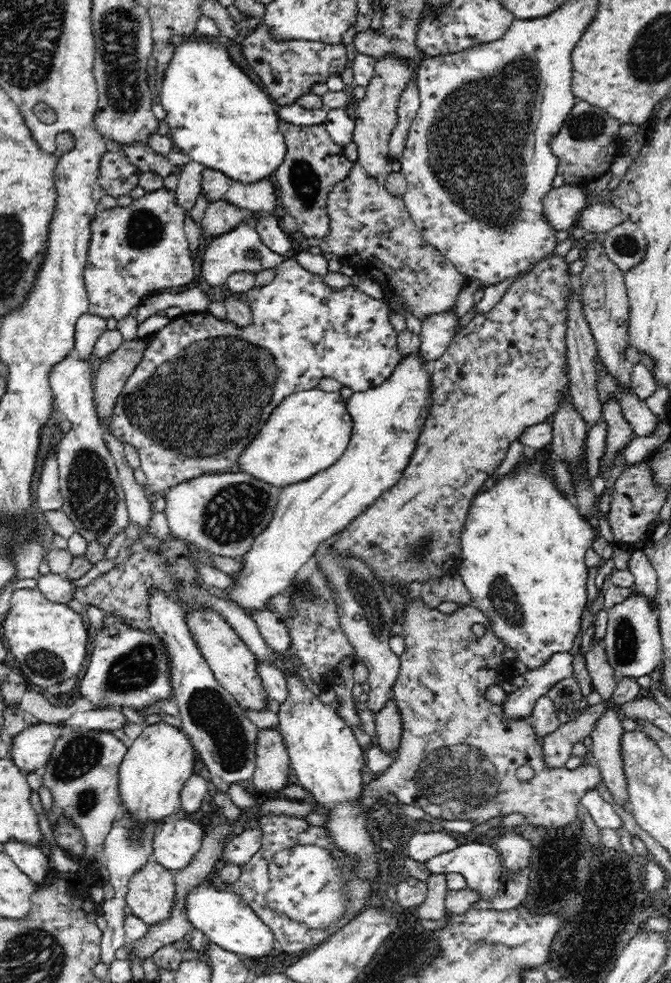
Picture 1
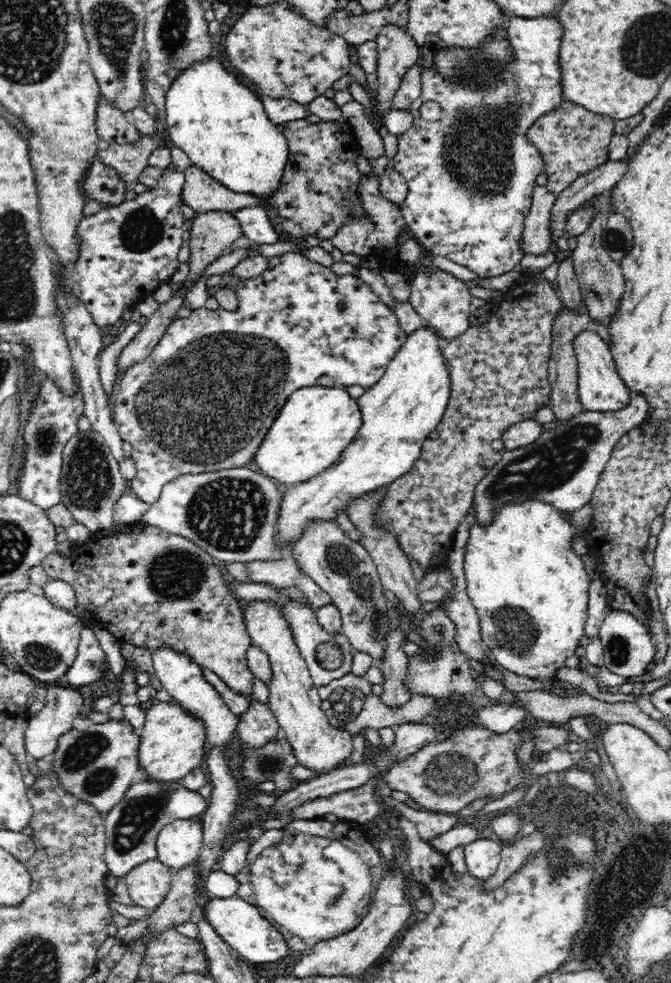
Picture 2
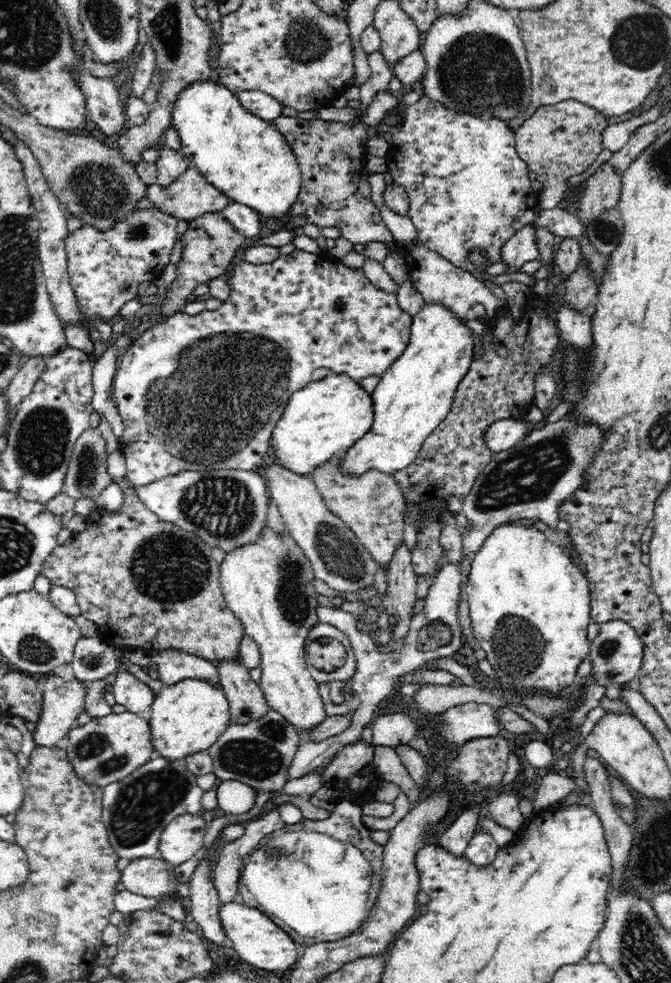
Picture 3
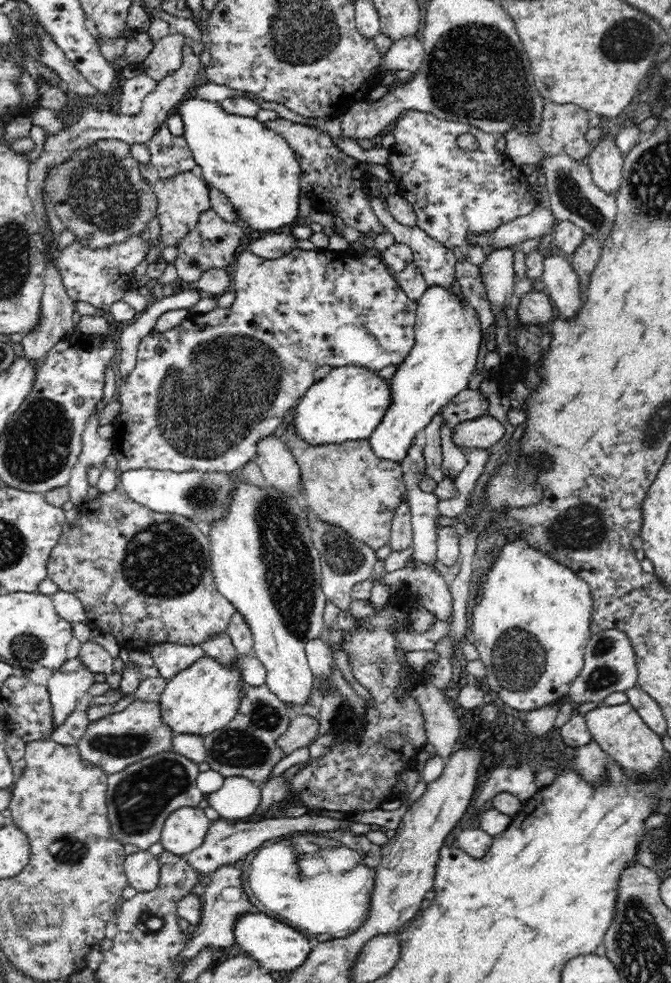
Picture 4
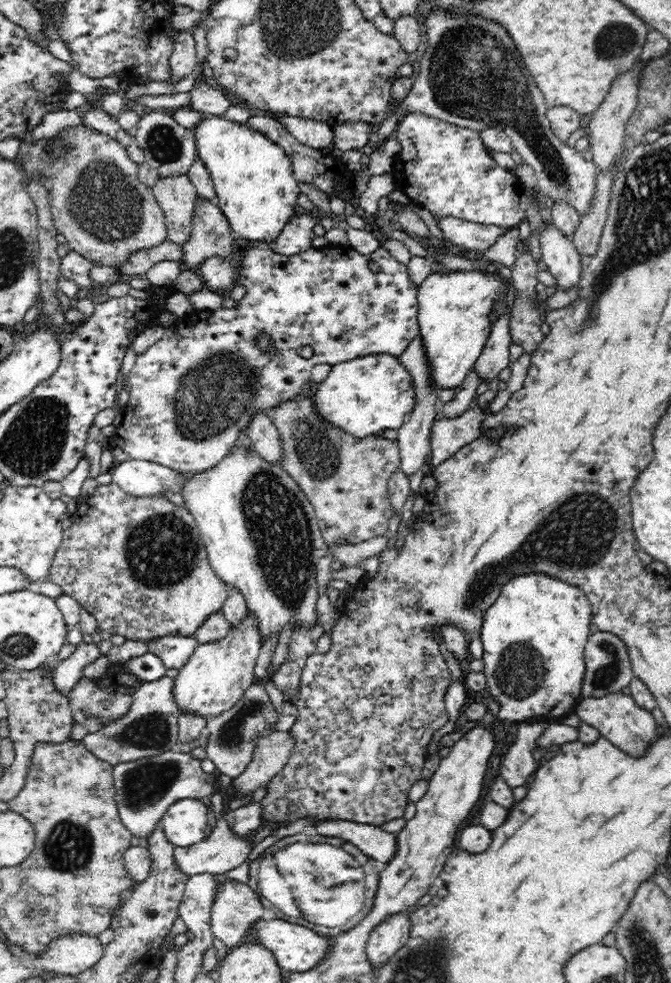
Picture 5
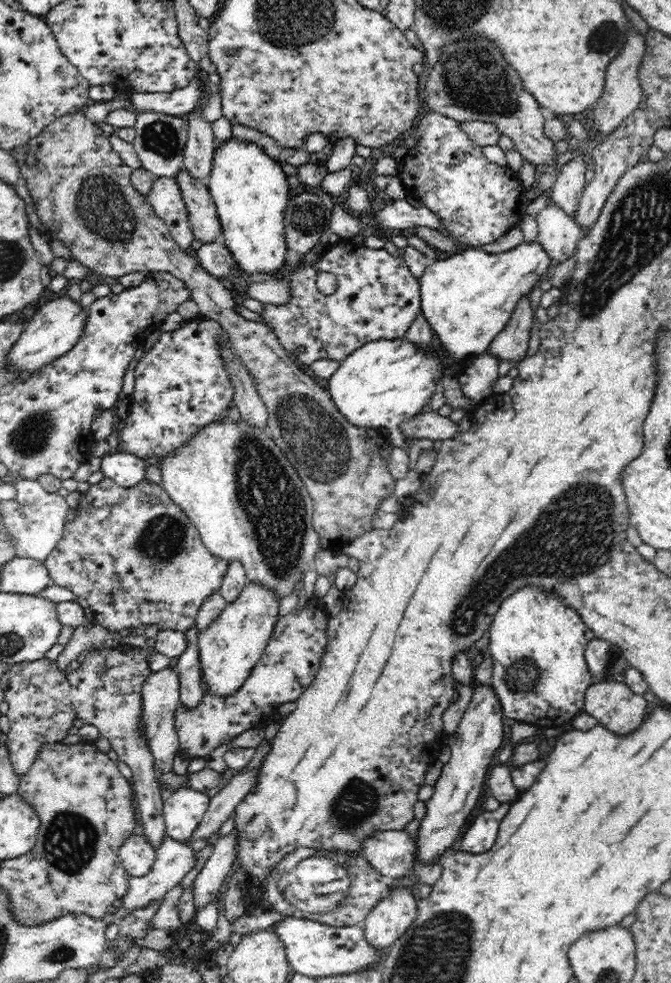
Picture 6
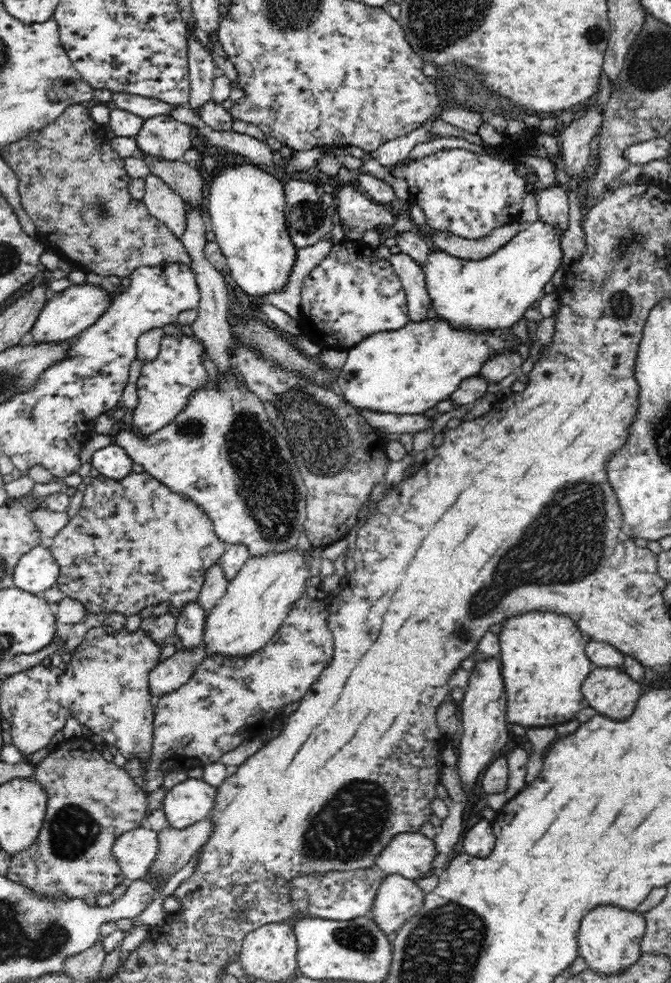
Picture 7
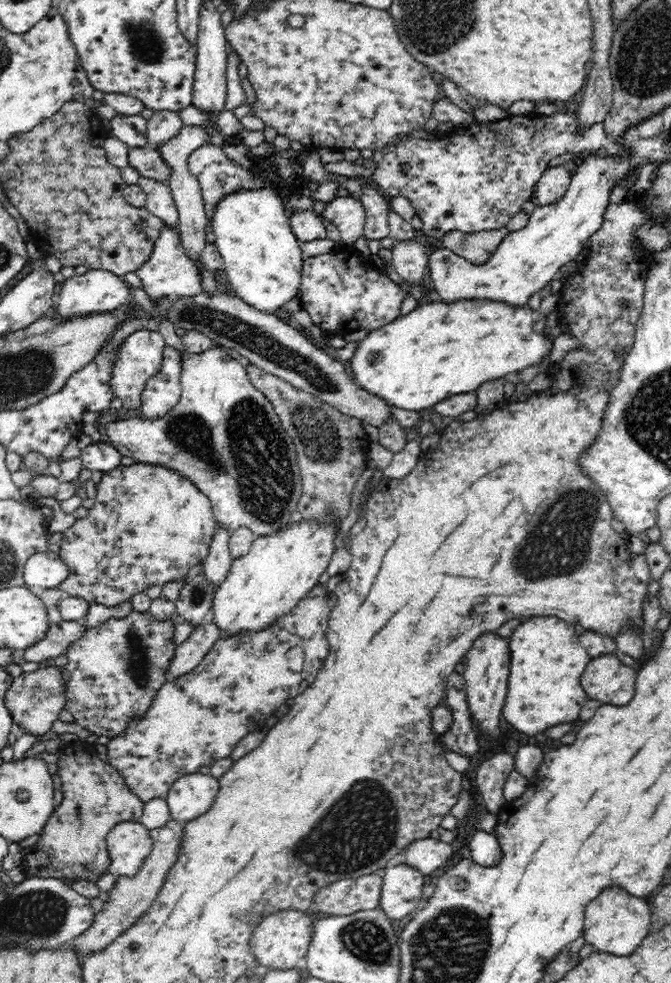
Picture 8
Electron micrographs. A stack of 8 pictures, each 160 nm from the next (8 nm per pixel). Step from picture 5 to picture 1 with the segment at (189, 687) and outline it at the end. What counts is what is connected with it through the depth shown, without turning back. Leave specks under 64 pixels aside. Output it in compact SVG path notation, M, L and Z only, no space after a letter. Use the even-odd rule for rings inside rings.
M166 722L143 727L142 733L127 748L126 754L118 769L120 802L125 812L131 814L137 822L165 822L168 818L182 816L180 792L186 780L194 774L196 754L191 740L184 731L172 727Z

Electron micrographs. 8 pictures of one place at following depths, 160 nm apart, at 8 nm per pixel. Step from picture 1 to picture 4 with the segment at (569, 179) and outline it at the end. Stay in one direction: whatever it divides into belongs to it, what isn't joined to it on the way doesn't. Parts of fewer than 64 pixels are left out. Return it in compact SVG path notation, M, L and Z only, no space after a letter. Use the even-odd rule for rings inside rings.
M550 101L544 103L542 120L539 122L537 131L533 133L519 133L514 129L509 129L505 133L506 145L505 153L513 163L517 165L530 164L536 168L538 183L546 183L546 177L542 173L542 158L554 156L554 154L566 154L574 160L584 160L592 152L593 142L586 139L586 132L590 128L591 114L586 109L577 104L566 103L556 104Z

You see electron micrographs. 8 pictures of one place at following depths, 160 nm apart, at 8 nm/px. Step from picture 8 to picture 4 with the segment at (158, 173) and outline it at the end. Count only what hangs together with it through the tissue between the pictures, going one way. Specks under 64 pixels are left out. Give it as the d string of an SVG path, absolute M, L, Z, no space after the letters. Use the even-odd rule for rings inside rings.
M212 209L202 212L197 219L196 226L177 244L178 254L174 262L178 278L182 282L191 284L200 280L200 276L210 270L210 268L222 268L229 265L229 262L235 259L234 254L240 246L242 234L242 225L224 220L217 212Z

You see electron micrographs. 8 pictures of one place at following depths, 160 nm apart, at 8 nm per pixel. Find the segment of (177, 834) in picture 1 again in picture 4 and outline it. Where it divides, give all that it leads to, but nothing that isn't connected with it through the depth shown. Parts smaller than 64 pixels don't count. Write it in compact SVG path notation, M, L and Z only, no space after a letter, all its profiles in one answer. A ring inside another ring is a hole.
M200 807L178 808L164 822L161 844L166 851L185 857L204 842L210 824Z

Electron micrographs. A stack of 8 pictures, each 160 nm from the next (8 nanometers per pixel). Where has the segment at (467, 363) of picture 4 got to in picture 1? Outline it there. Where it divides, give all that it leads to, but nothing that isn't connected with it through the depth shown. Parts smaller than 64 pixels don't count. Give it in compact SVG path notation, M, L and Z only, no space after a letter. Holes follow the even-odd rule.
M419 350L414 354L404 356L396 364L394 372L378 387L356 392L346 402L348 413L352 417L352 435L348 448L342 457L330 468L317 472L308 480L283 487L279 494L272 521L268 528L254 539L253 545L238 558L241 569L231 574L233 583L223 591L227 601L240 607L245 612L250 610L266 610L266 604L272 596L280 592L290 591L295 584L296 574L306 564L316 548L334 536L344 531L356 518L360 516L374 501L382 496L386 489L392 488L400 480L403 470L406 469L410 456L416 448L416 441L420 436L420 428L424 426L430 406L432 406L432 383L430 364L423 362Z

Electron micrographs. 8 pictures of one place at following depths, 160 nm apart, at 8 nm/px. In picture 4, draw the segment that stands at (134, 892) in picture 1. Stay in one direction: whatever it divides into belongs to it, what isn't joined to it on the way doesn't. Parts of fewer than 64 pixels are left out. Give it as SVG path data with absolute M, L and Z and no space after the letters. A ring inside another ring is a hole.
M138 851L125 857L125 874L129 886L137 892L151 892L159 886L160 863L149 851Z

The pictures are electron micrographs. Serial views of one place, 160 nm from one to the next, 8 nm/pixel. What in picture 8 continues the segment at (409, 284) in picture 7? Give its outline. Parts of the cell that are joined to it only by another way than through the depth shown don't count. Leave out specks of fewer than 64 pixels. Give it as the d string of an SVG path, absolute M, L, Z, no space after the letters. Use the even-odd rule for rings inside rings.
M415 240L395 242L392 251L391 266L407 282L418 286L424 278L429 255L424 245Z

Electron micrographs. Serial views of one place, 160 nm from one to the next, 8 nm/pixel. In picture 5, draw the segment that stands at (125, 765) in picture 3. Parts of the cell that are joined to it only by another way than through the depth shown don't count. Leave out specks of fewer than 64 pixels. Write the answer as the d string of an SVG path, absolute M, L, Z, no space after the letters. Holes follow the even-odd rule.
M166 675L152 682L143 682L134 692L129 711L122 718L102 725L98 732L86 734L81 741L94 756L112 766L175 750L181 712L174 700L173 684L174 679Z

